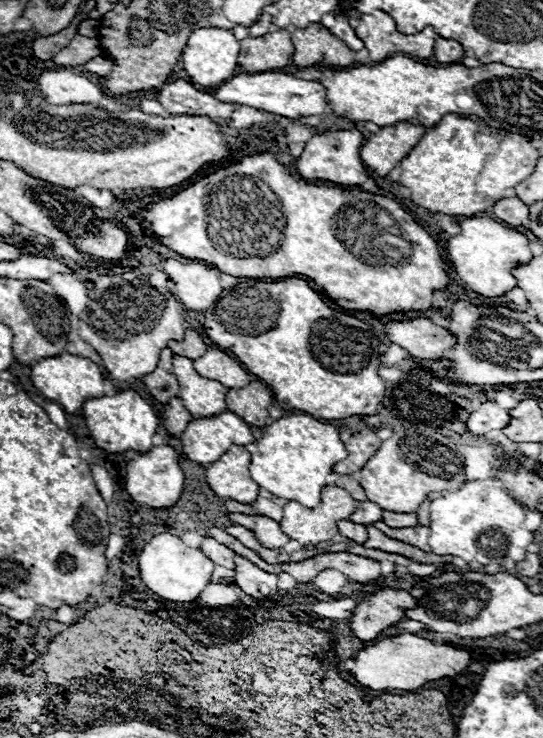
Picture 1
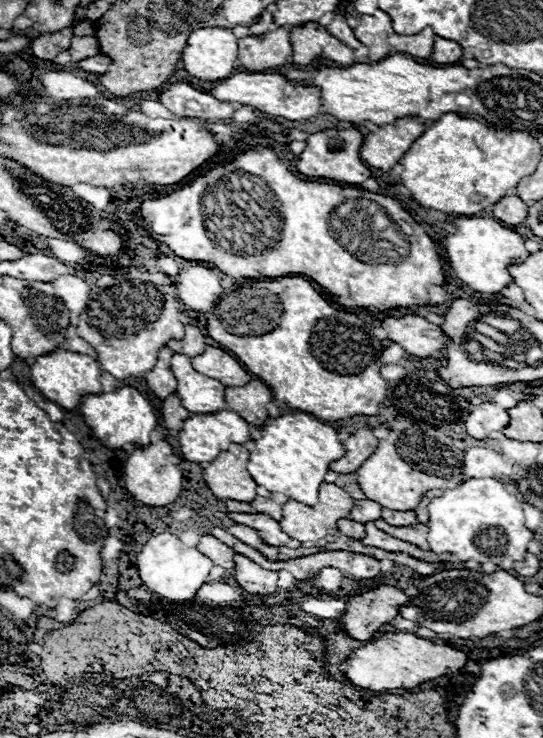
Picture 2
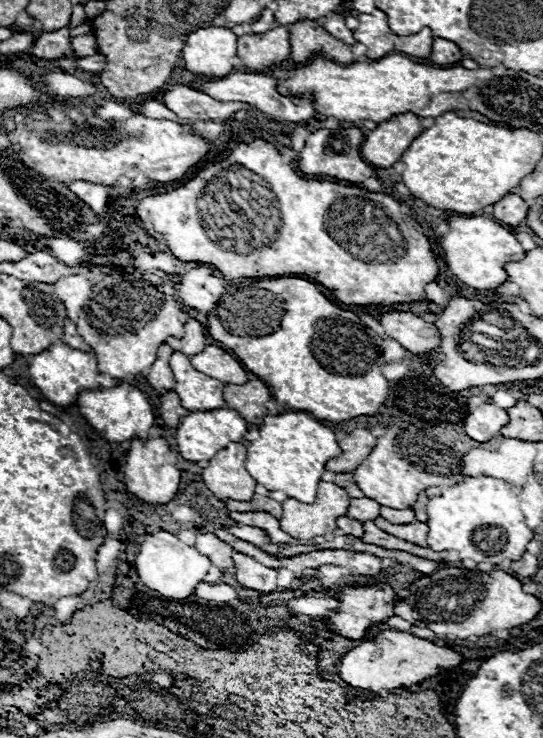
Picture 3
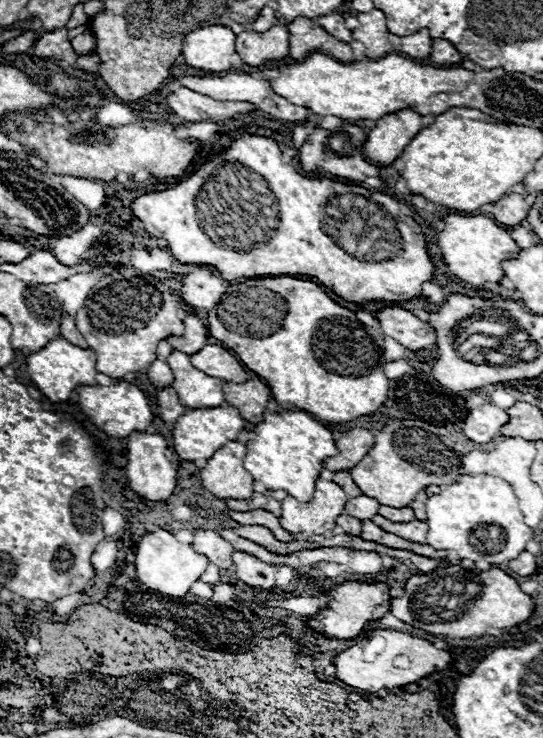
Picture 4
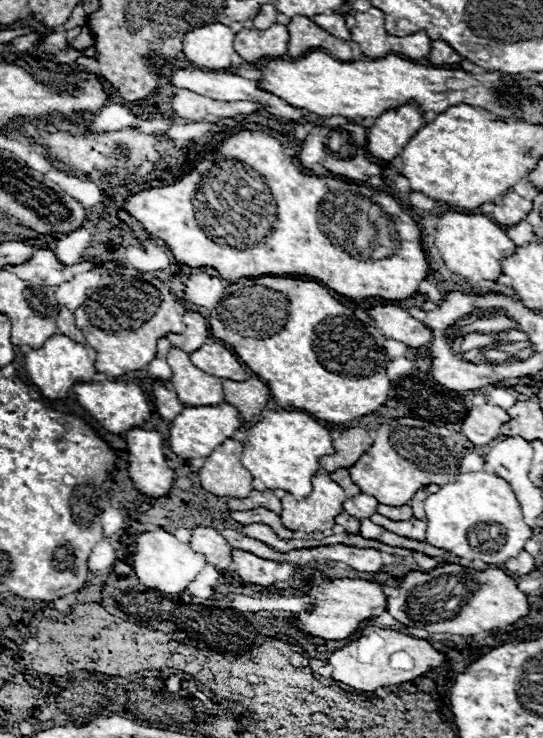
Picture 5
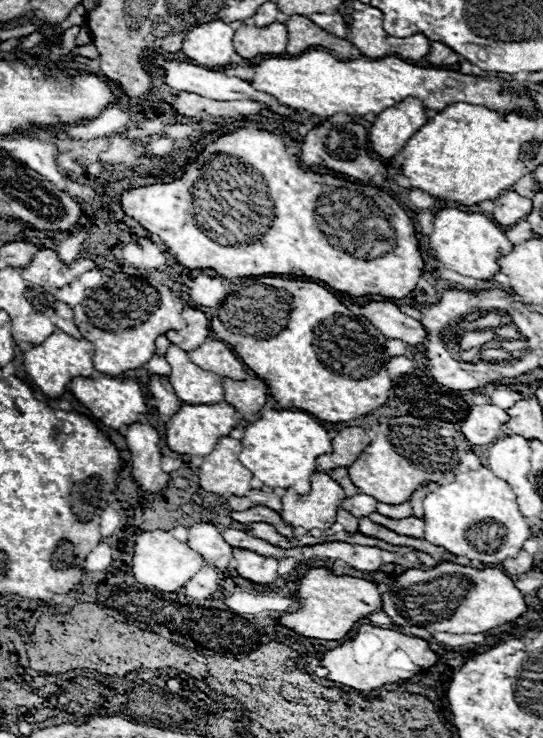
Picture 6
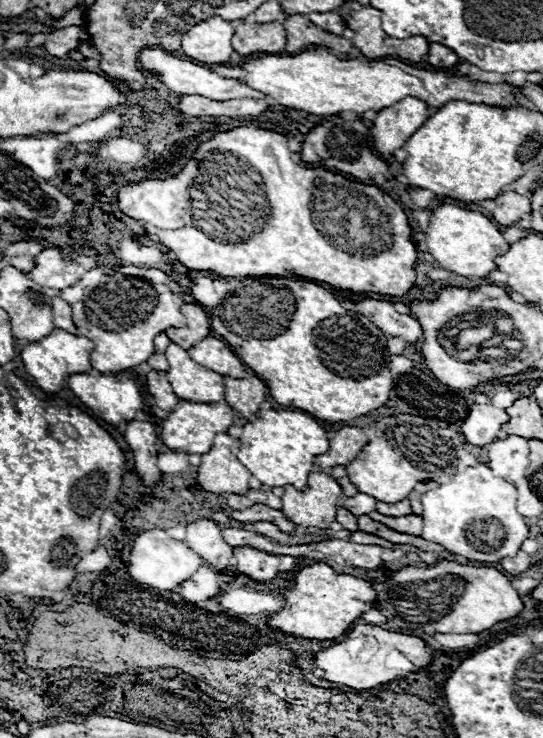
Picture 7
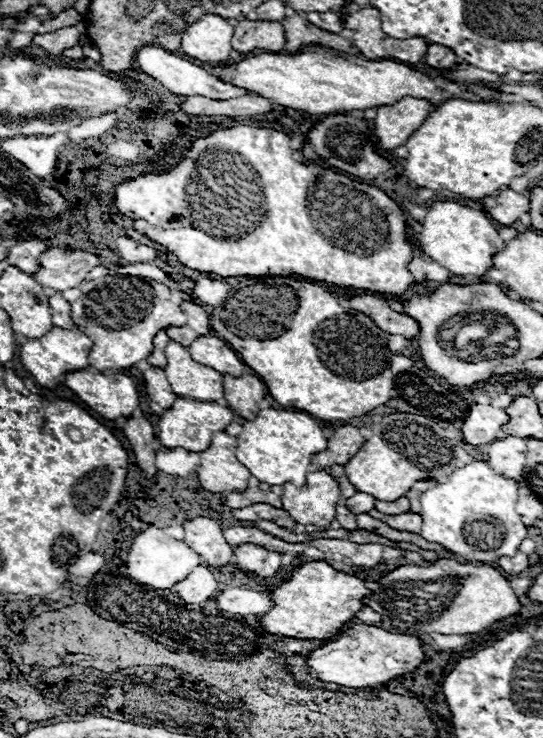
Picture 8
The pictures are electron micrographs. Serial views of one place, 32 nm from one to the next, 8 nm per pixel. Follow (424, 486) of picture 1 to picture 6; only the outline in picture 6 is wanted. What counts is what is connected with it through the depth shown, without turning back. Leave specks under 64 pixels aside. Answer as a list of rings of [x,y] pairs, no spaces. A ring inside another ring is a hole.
[[[380,432],[380,436],[374,436],[368,448],[364,448],[364,452],[348,466],[348,476],[356,488],[360,488],[360,492],[374,496],[384,504],[406,502],[416,486],[436,482],[436,472],[424,472],[424,468],[416,468],[412,460],[404,460],[404,456],[400,456],[400,452],[388,444],[388,436],[384,436],[384,432]]]

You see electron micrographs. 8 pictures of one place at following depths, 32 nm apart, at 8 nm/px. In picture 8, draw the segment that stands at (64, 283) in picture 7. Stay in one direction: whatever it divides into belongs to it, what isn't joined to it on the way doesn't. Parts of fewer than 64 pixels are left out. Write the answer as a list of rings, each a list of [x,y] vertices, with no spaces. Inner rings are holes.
[[[50,248],[40,256],[40,262],[42,268],[32,274],[32,278],[40,286],[64,292],[68,288],[76,288],[86,274],[100,264],[100,256],[72,248]]]

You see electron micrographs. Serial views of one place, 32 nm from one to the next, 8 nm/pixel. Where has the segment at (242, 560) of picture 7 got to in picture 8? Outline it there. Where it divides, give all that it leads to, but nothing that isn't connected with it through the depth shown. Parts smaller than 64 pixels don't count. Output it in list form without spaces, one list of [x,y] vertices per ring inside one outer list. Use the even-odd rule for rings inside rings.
[[[240,544],[234,550],[234,558],[240,568],[250,570],[262,578],[274,576],[274,572],[280,568],[280,552],[256,544]]]

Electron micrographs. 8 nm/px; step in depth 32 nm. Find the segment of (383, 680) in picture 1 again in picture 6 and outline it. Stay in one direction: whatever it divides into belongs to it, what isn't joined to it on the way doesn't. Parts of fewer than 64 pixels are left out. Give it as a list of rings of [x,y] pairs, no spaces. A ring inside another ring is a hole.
[[[360,624],[352,630],[352,638],[346,638],[340,646],[320,656],[320,666],[328,670],[328,680],[346,684],[356,690],[376,690],[384,684],[408,680],[414,674],[434,666],[438,656],[428,648],[428,642],[416,636],[406,636],[396,630],[384,630],[370,624]]]

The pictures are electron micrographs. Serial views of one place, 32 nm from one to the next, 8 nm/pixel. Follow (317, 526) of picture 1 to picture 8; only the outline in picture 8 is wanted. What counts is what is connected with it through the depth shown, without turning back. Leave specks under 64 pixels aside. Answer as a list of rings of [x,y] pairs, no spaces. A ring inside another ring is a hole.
[[[324,470],[308,472],[304,486],[296,488],[294,484],[284,484],[282,488],[284,488],[284,492],[282,492],[282,508],[296,522],[300,522],[304,526],[314,524],[314,526],[328,528],[328,524],[336,518],[336,504],[340,502],[340,490],[338,490],[338,482],[328,472],[324,472]]]

